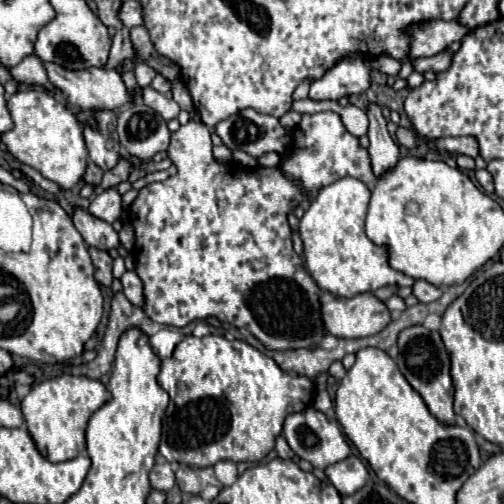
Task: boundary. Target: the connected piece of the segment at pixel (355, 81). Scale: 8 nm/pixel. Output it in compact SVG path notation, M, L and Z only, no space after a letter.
M352 54L330 68L324 78L310 84L312 100L340 100L342 96L358 94L370 86L370 64L364 56Z

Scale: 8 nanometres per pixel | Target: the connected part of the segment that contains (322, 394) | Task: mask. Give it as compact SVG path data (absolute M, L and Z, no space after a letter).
M326 390L317 391L314 394L312 406L317 410L326 413L333 408L333 400Z

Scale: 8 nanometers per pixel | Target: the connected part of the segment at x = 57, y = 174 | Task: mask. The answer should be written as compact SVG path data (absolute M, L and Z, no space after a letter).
M24 90L16 92L8 100L8 110L14 120L14 128L2 136L10 154L36 168L44 178L56 182L62 190L72 190L84 176L88 166L88 150L84 144L82 126L64 102L56 100L48 92Z

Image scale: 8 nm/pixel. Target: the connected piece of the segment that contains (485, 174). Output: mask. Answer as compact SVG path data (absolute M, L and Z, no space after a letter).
M476 170L476 180L478 184L488 192L488 194L494 194L494 182L492 182L492 176L488 170Z

